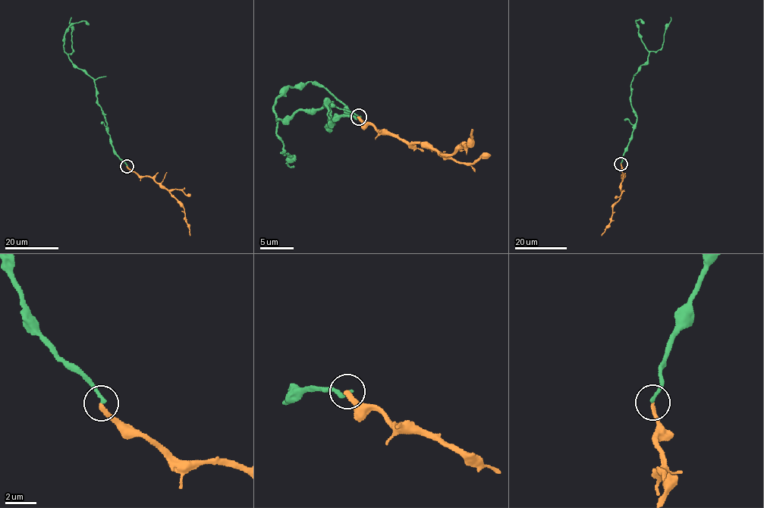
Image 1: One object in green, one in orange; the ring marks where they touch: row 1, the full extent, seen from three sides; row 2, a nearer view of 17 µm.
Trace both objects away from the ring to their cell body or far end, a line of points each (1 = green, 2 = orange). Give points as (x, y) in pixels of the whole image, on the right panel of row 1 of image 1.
1: (620, 164), (636, 120), (630, 101), (630, 83), (647, 61), (649, 51), (636, 22), (640, 20), (643, 23)
2: (620, 164), (623, 174), (619, 188), (620, 199), (613, 205), (611, 222), (601, 236)

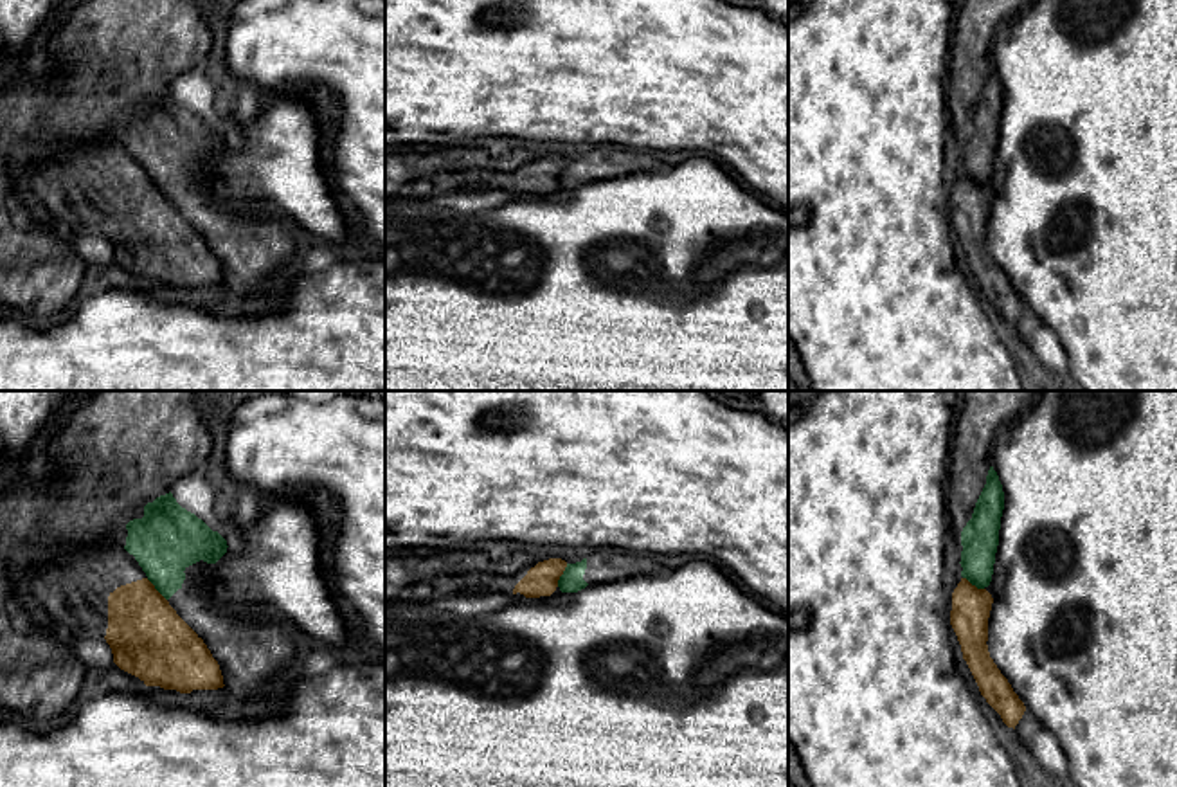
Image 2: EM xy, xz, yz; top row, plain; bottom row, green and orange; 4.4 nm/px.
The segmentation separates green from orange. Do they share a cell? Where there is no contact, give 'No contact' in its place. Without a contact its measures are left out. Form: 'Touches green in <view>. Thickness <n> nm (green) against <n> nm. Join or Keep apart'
Touches green in xz. Thickness 100 nm (green) against 140 nm. Keep apart

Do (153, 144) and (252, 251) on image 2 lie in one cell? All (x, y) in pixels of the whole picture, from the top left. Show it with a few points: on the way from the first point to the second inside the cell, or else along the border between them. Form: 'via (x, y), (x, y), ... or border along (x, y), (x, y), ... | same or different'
via (168, 173), (168, 179), (195, 206), (224, 226) | same

